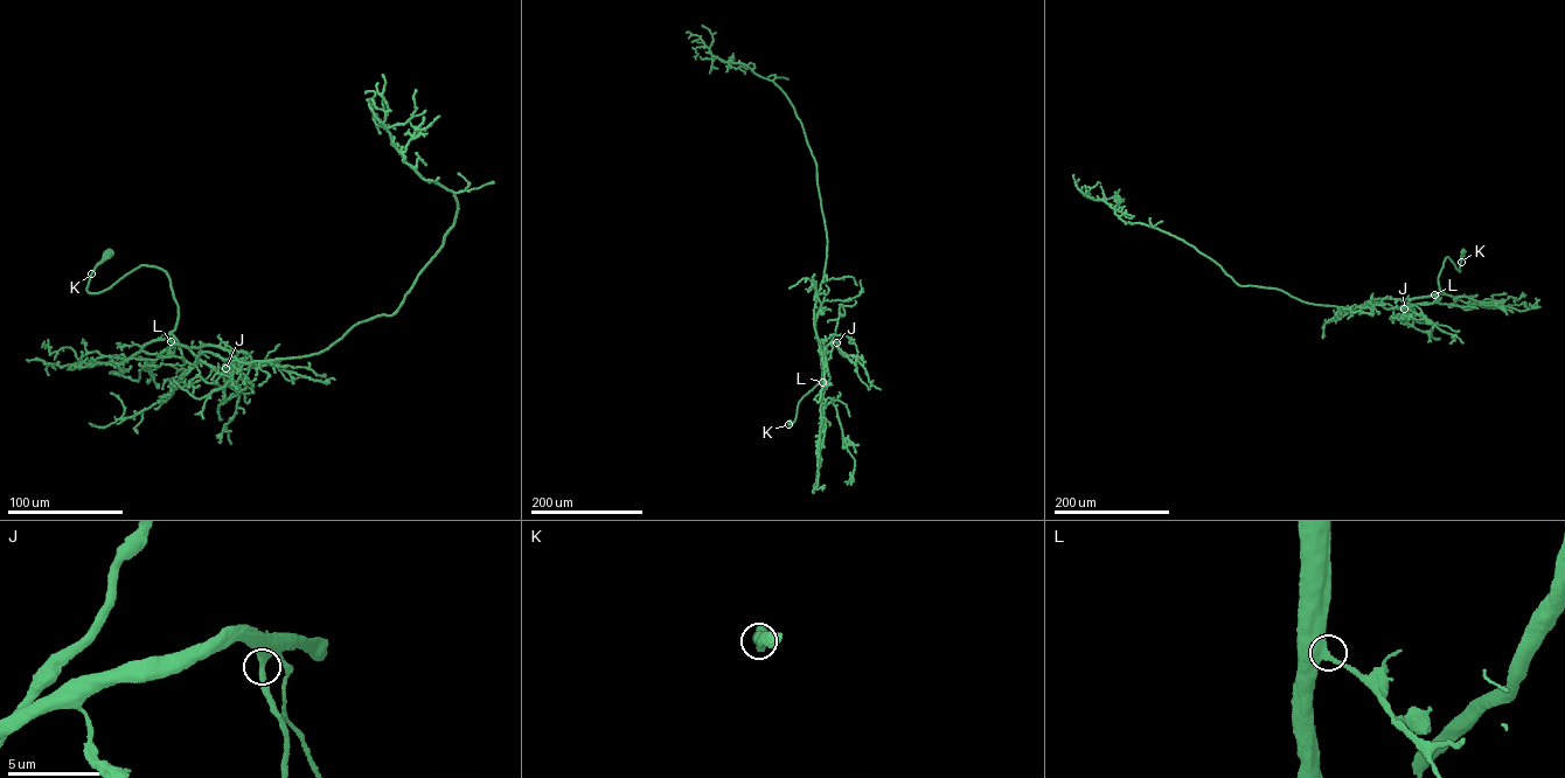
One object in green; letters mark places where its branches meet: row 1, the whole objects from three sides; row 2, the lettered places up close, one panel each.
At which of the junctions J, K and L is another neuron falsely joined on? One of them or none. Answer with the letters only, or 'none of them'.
none of them

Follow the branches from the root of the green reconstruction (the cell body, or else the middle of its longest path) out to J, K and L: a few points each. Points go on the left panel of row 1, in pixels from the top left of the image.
J: (106, 254), (88, 291), (103, 291), (141, 265), (160, 269), (178, 307), (168, 339), (217, 372), (225, 368)
K: (106, 254), (91, 273)
L: (106, 254), (87, 290), (103, 291), (141, 265), (160, 269), (168, 276), (178, 307), (171, 341)

